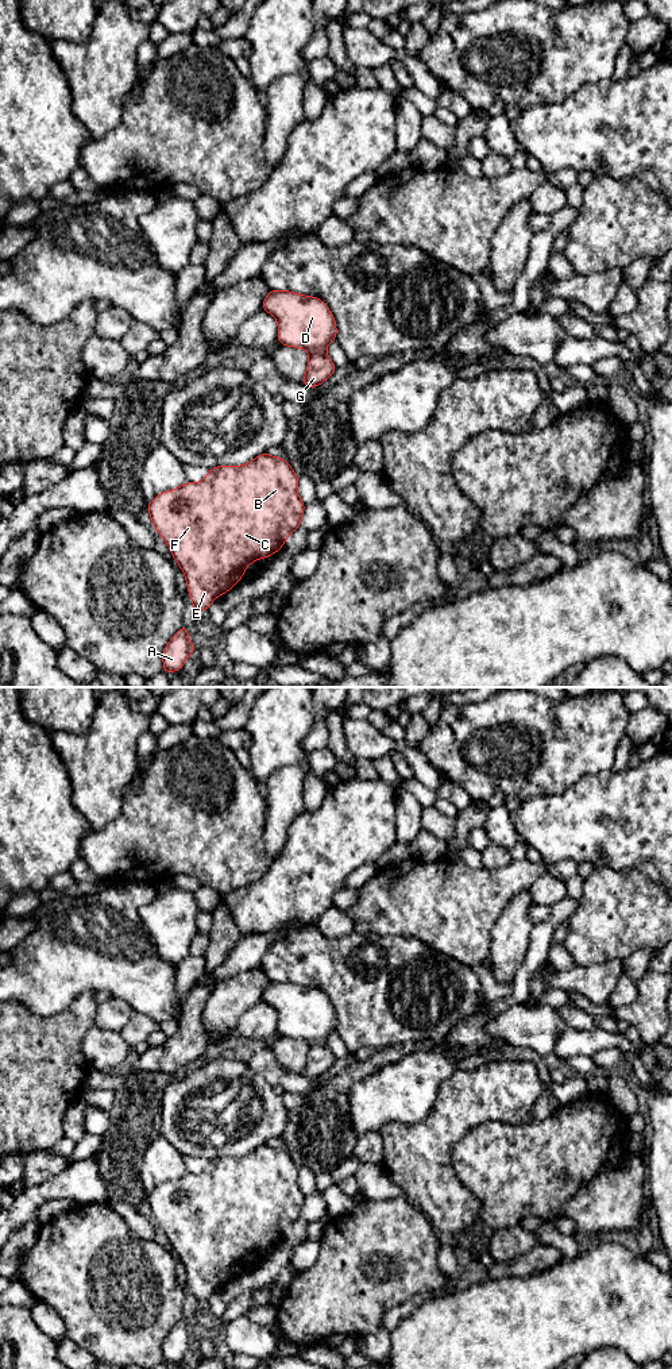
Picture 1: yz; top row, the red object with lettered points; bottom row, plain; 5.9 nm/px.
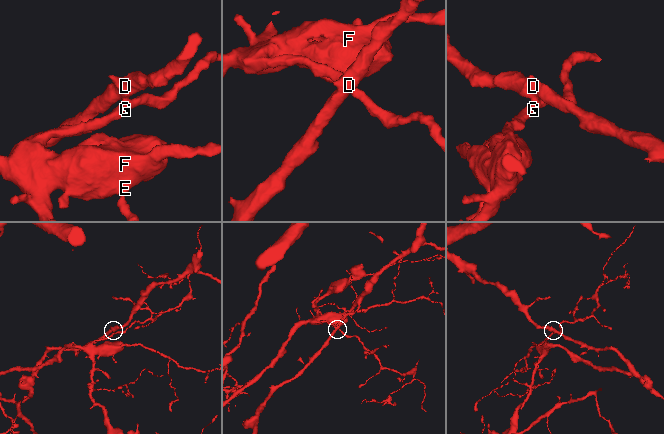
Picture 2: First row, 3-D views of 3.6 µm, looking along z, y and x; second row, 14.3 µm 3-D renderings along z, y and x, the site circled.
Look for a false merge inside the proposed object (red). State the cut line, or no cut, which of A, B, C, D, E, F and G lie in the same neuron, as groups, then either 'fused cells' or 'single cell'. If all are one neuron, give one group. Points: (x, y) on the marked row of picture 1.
yz (324, 350), (316, 350), (311, 354) | A B C E F G / D | fused cells

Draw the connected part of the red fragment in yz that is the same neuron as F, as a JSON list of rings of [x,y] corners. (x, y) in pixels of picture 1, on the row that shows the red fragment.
[[[264,452],[244,466],[216,466],[201,482],[186,482],[174,490],[159,493],[148,502],[151,521],[186,578],[196,613],[208,610],[219,595],[240,582],[250,563],[278,552],[291,532],[301,527],[306,505],[298,495],[297,485],[298,475],[287,460]]]

